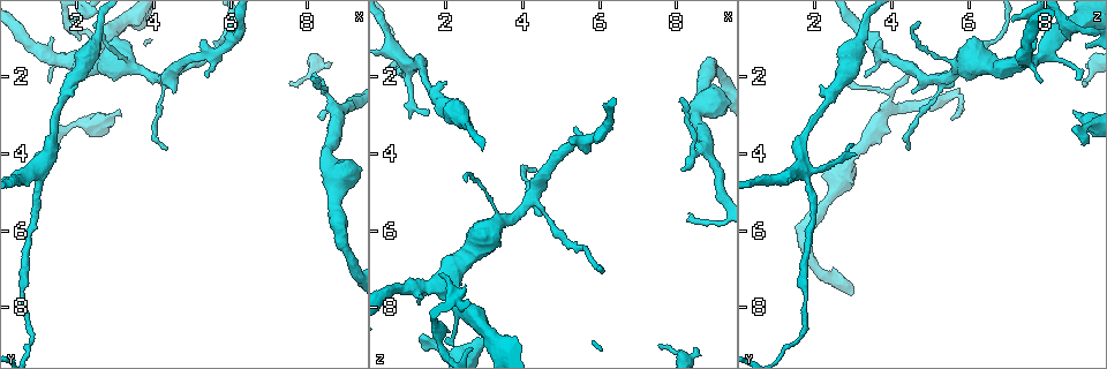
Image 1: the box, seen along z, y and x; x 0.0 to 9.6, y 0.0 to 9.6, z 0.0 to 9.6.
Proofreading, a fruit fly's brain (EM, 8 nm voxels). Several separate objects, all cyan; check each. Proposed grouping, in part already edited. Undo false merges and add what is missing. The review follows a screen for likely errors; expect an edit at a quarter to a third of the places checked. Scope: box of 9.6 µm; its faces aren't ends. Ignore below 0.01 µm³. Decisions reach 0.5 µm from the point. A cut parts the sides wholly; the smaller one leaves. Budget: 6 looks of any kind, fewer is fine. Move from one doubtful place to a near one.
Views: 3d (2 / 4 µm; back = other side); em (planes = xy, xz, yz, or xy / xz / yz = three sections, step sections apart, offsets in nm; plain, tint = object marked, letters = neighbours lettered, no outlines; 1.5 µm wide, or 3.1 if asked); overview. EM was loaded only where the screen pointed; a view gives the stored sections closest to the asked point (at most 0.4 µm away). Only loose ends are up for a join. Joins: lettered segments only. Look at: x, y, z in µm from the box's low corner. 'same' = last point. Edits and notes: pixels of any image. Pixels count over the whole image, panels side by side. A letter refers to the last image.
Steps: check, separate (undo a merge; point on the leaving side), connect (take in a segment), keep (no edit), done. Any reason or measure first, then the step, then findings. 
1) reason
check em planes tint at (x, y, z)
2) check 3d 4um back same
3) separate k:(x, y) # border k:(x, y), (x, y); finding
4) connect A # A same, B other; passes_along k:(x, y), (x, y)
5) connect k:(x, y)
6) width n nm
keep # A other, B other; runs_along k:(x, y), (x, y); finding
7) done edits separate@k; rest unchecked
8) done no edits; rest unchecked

free end
check em xz step 8 letters at (1.45, 3.75, 9.00)

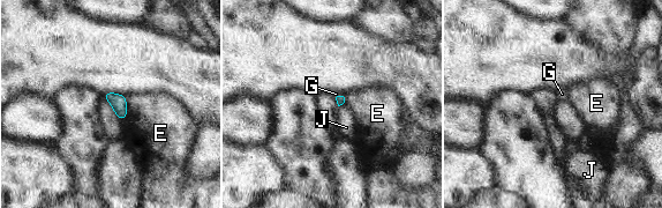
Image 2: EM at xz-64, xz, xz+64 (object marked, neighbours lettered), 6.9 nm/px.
check em planes letters same

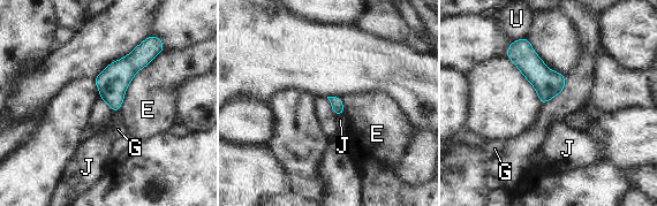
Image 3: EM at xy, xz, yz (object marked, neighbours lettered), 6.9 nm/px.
connect G # E other, G same, J other, U other; passes_along 3:(113, 81), (115, 111), (118, 129); the cell continues

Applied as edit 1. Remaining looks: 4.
see it whole again
check overview

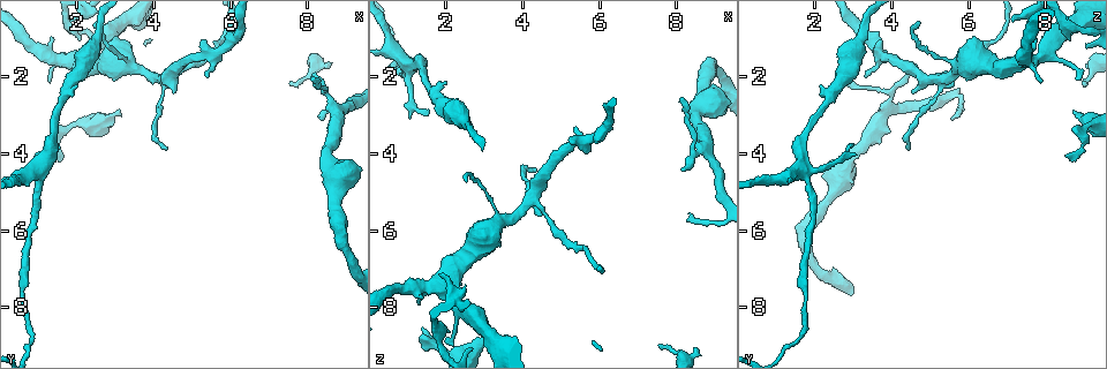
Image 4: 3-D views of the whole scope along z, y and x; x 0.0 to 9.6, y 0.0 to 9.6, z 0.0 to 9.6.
tapers out
check em planes letters at (4.25, 3.85, 4.45)

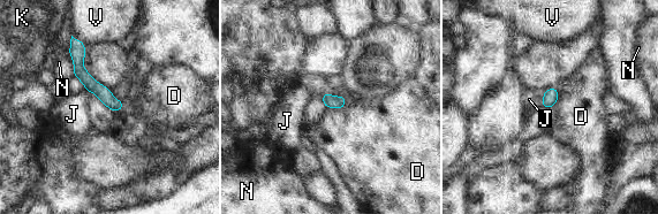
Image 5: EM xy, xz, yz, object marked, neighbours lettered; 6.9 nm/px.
width 90 nm
keep # D other, J other, K other, N other, V other; runs_along 5:(74, 46), (78, 70), (116, 108); no lettered segment goes on from it

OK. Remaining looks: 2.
branch stops here
check 3d 2um at (8.10, 2.05, 2.55)

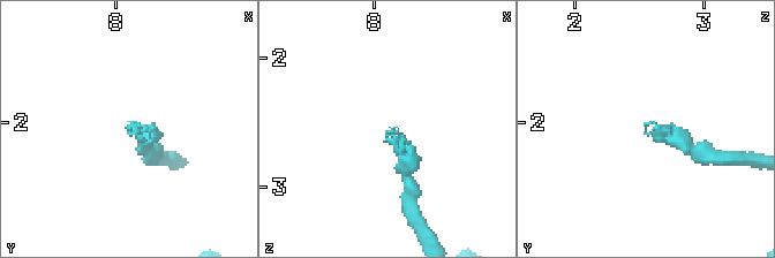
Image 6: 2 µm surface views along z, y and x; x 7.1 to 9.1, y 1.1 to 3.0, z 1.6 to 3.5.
check em planes letters at (8.10, 2.06, 2.62)

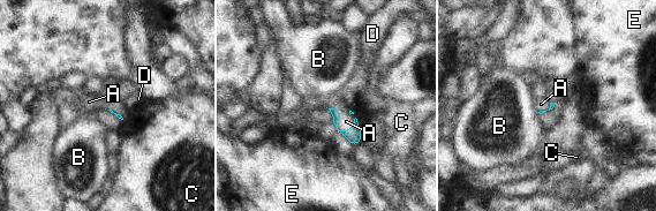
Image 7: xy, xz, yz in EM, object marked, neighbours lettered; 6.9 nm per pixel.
connect A # A same, B other, C other, D other, E other; passes_along 7:(353, 135), (337, 122), (346, 121); the cell continues

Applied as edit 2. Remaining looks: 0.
done edits connect@3, connect@7; rest unchecked

